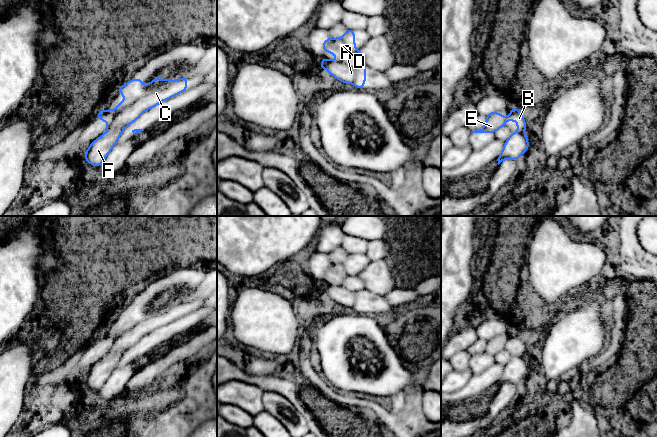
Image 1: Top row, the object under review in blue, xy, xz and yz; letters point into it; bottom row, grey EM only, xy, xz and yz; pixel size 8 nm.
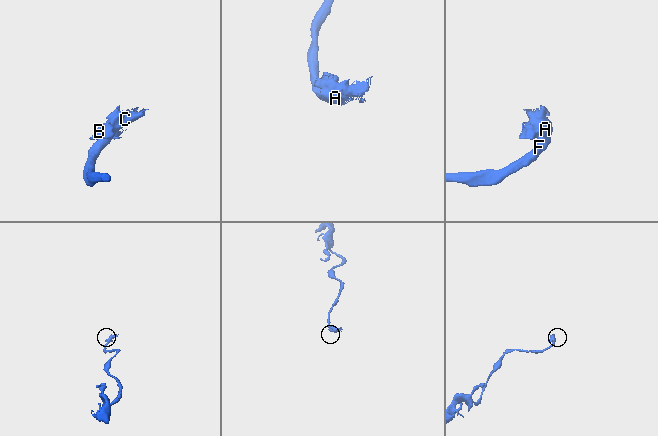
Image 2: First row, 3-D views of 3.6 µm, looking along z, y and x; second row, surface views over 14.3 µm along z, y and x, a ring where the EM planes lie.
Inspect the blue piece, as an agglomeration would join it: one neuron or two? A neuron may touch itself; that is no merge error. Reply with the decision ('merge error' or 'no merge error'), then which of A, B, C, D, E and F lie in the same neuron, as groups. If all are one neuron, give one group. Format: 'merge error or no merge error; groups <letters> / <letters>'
no merge error; groups A B C D E F

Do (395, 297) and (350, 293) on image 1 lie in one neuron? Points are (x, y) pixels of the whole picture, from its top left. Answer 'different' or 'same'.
same

